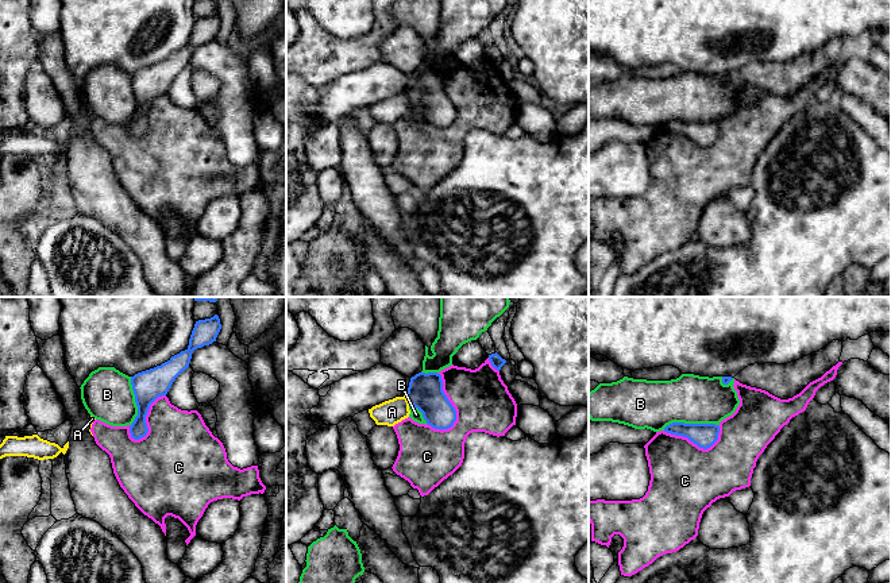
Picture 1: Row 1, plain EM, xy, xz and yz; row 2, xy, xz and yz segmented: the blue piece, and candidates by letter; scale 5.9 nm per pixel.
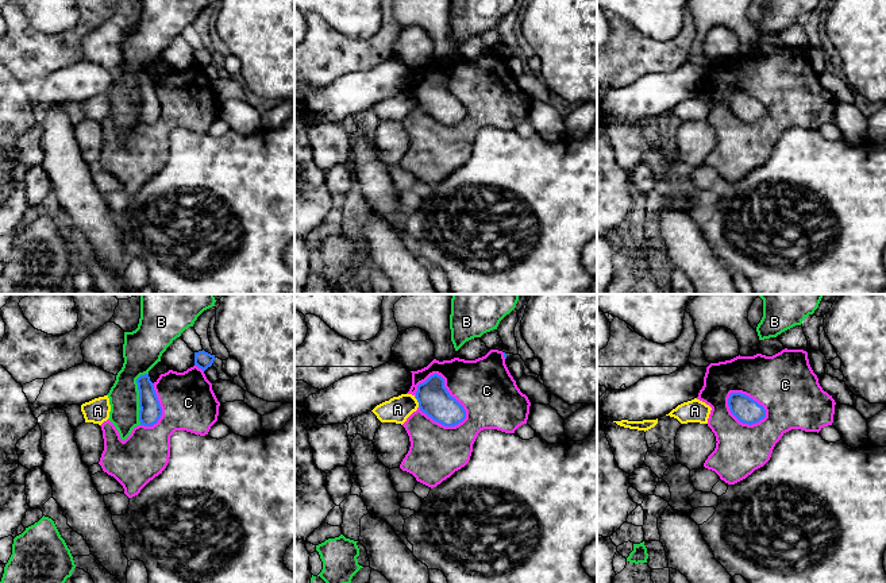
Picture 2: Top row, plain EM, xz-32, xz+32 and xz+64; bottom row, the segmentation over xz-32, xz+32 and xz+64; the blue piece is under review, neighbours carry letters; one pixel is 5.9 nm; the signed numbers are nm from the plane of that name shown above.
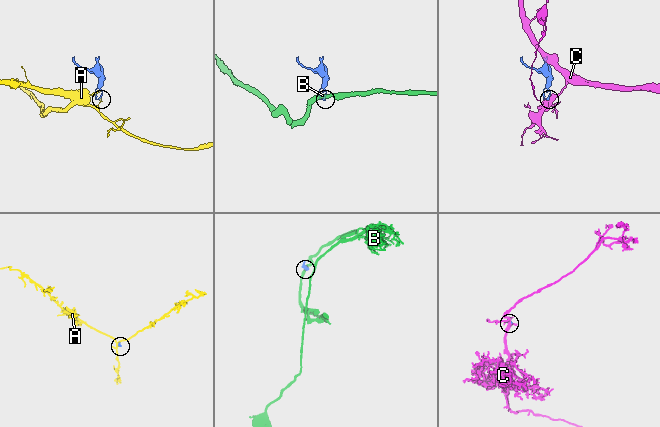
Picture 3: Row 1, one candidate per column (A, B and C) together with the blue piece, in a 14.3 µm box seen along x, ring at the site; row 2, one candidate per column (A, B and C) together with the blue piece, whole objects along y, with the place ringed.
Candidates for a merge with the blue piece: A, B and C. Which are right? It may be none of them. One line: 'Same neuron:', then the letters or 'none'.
Same neuron: none

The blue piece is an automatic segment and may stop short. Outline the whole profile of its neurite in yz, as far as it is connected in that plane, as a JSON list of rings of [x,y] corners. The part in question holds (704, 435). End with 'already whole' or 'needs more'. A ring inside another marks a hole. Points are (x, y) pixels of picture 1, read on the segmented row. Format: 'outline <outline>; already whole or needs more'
outline [[[672,422],[664,428],[664,432],[687,437],[699,448],[707,449],[718,440],[720,426],[716,424]]]; already whole

